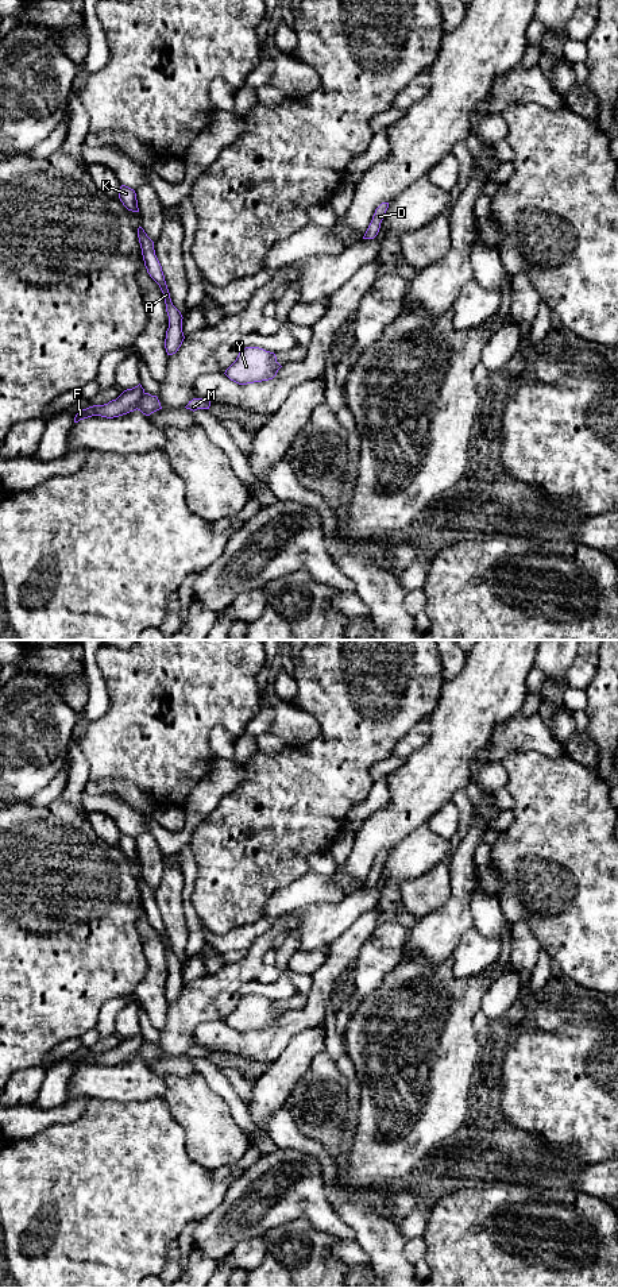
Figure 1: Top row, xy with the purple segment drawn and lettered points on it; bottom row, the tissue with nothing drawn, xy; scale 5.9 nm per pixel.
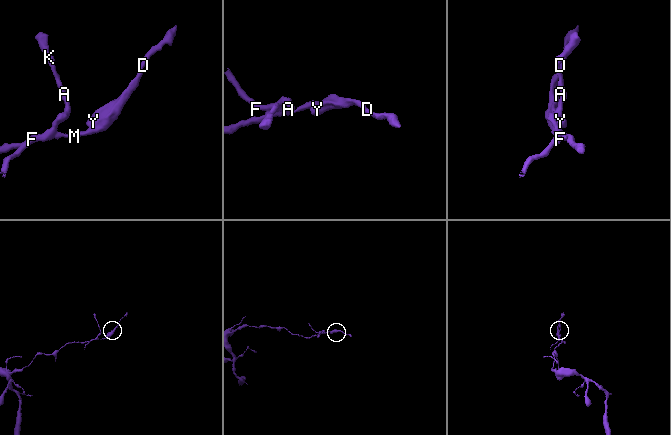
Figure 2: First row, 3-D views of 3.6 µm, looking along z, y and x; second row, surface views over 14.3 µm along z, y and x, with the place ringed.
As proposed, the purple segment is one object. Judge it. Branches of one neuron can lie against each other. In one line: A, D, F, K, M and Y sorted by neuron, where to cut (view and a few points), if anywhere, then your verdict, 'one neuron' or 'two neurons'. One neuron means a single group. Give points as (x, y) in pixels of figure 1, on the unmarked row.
groups A F K / D M Y; cut xy (145, 1041), (135, 1056); two neurons

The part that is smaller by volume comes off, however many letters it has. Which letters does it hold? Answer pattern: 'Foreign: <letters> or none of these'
Foreign: A, F, K

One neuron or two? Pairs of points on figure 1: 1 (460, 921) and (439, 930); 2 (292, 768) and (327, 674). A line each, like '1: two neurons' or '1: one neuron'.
1: one neuron
2: one neuron

